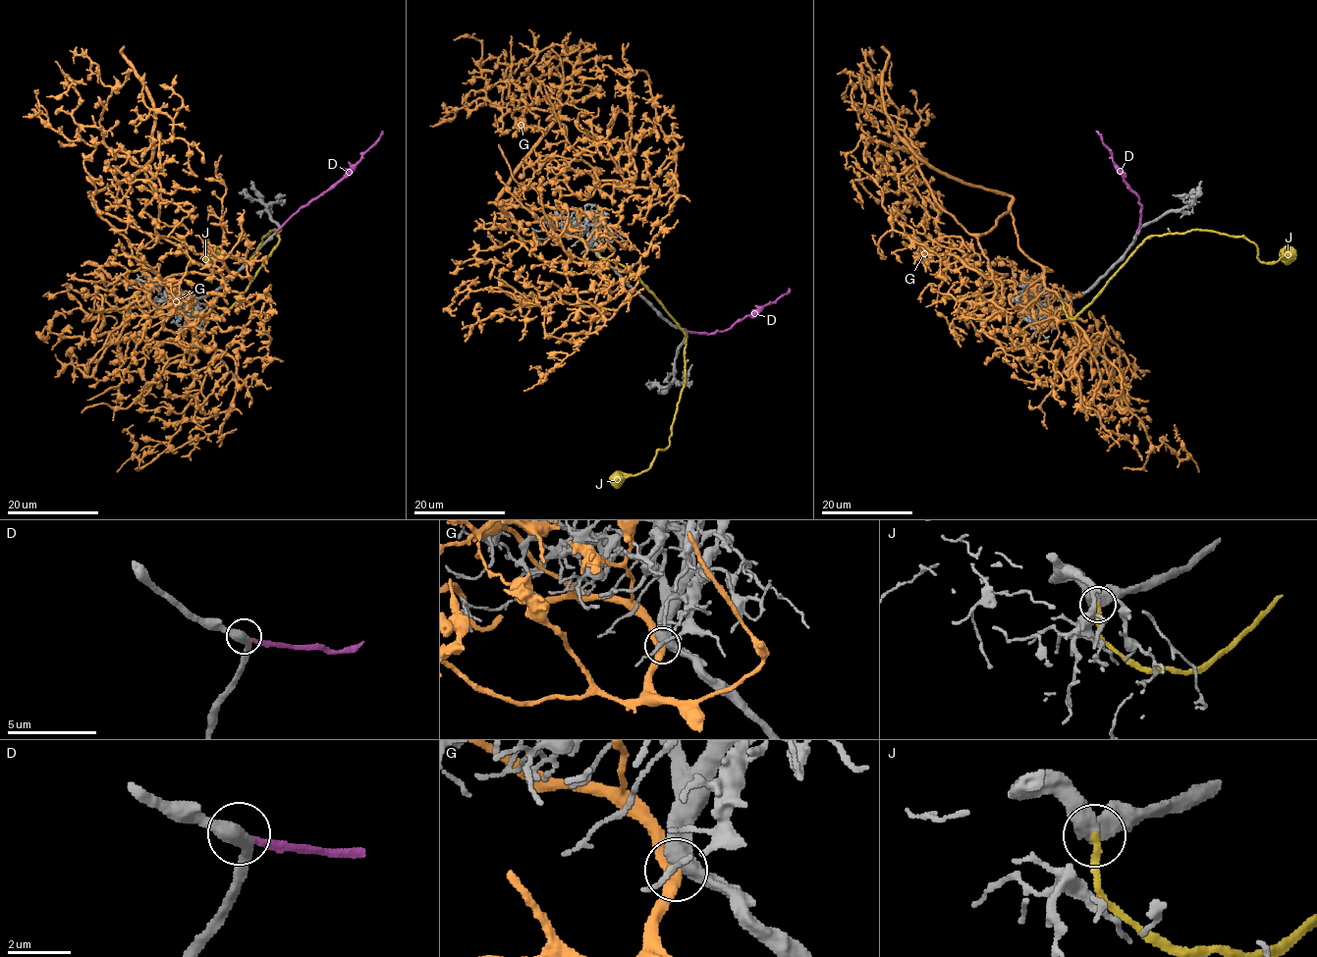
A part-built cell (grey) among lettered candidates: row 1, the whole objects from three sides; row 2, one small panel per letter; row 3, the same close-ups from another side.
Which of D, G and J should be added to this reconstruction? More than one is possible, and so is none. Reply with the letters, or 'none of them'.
J

